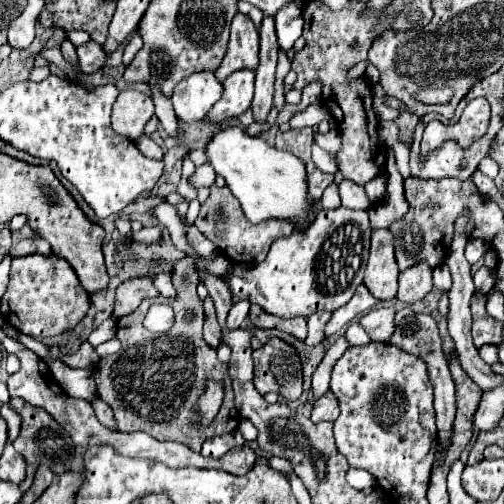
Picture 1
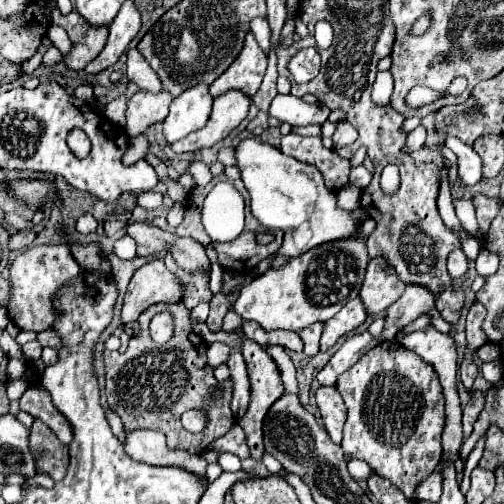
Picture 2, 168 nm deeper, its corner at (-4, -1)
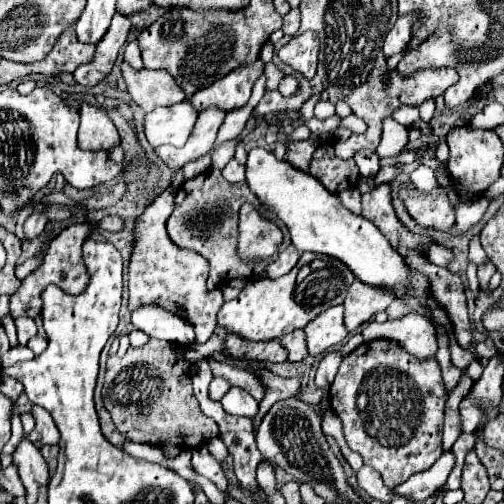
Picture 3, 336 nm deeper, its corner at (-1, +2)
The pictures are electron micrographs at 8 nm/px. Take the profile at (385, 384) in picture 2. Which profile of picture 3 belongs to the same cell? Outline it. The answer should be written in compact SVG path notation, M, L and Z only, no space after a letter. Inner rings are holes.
M395 340L363 342L343 358L329 390L329 402L343 422L347 446L361 454L389 488L427 470L441 456L447 390L435 358L419 362Z

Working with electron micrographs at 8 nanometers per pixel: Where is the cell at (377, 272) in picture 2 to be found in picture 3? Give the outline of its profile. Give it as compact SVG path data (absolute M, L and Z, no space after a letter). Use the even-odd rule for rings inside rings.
M355 280L349 288L345 302L343 302L347 330L353 332L361 324L365 324L373 314L383 312L393 302L393 298L395 298L393 290L369 286L361 280Z

